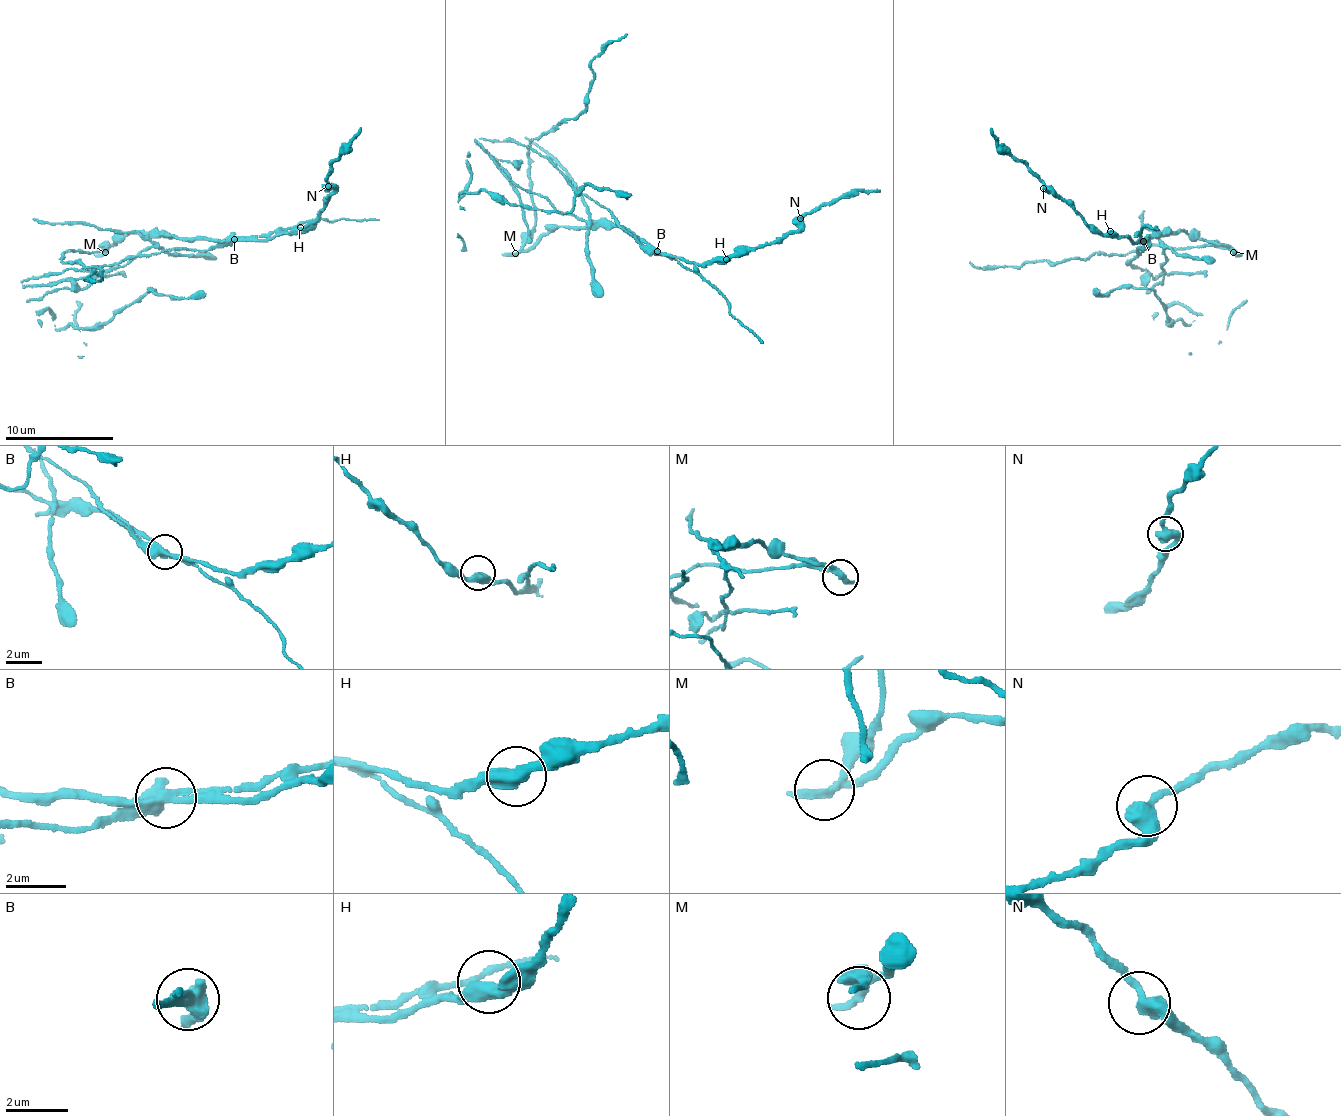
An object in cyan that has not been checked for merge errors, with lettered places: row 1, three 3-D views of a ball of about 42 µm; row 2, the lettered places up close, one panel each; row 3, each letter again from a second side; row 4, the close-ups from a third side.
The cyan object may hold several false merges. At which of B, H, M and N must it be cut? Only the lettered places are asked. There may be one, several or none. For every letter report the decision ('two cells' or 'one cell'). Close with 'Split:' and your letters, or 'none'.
B: two cells
H: one cell
M: two cells
N: one cell
Split: B, M

